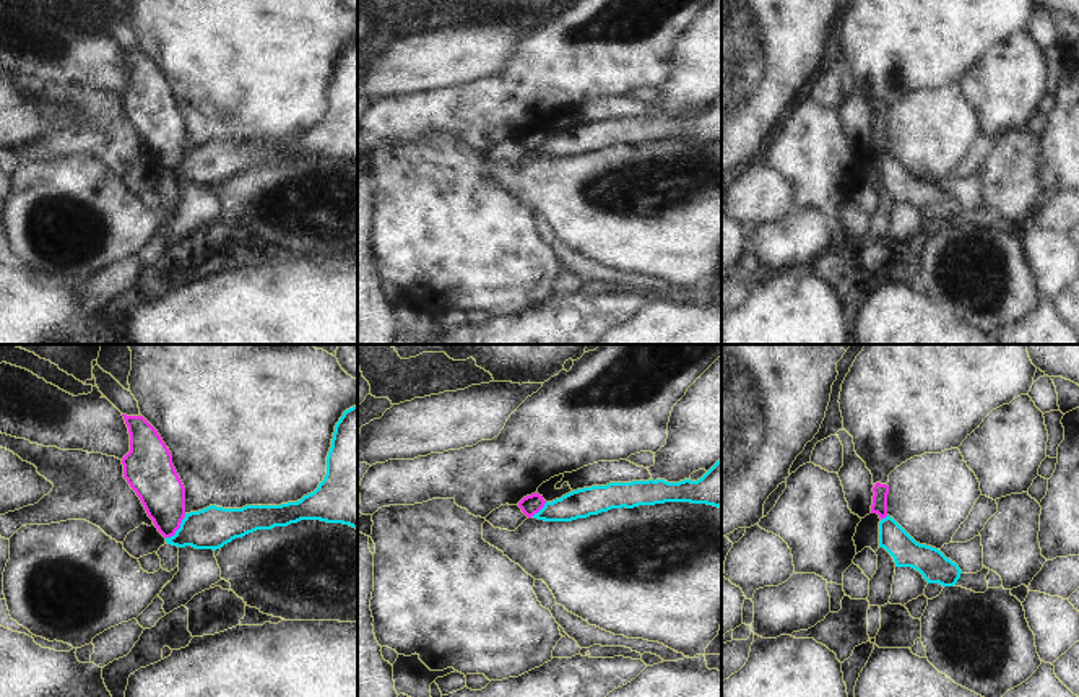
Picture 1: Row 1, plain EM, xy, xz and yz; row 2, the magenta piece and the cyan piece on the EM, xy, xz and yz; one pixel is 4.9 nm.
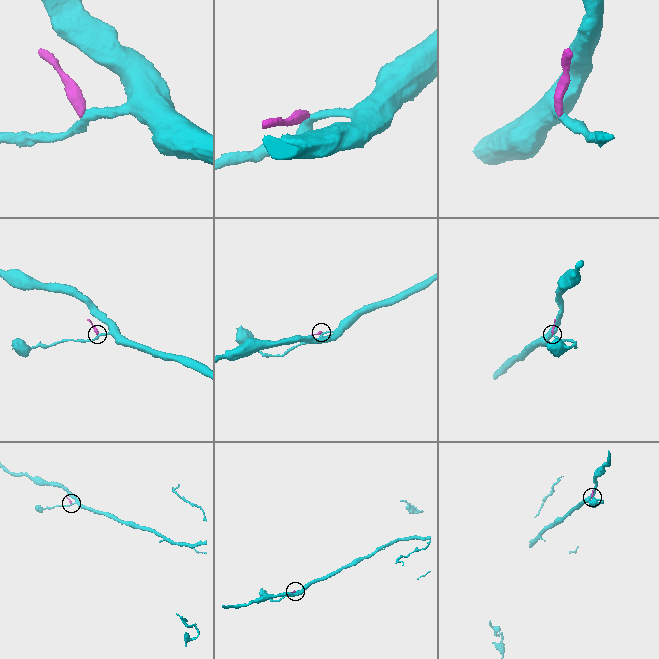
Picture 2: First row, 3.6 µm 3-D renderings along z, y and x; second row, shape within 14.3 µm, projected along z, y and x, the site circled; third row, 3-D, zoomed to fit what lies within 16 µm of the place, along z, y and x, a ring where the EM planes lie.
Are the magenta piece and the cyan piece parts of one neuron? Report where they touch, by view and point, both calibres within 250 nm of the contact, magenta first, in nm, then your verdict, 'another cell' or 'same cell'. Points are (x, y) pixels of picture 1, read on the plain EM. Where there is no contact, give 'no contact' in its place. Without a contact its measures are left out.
contact xy (177, 164); calibres 220 and 200 nm; another cell

